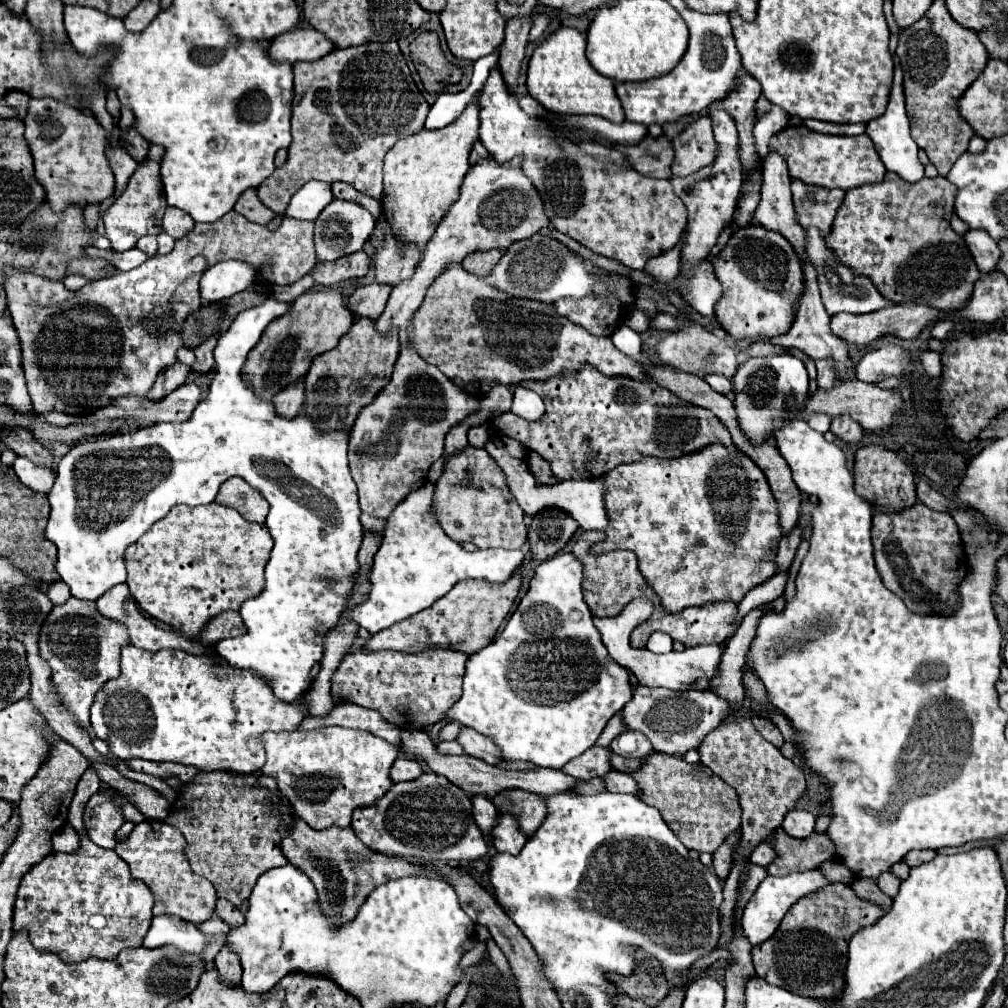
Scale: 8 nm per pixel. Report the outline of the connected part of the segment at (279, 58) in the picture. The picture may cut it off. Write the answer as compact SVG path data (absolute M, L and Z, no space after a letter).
M297 26L271 40L267 54L273 62L295 64L303 60L305 62L319 60L331 50L333 50L333 44L327 38L321 38L321 32L317 32L311 26Z

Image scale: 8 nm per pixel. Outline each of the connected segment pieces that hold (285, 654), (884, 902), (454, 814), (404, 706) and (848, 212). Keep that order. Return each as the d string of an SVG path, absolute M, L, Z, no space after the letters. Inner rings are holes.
M267 298L261 306L237 314L229 330L215 346L215 378L209 386L209 396L201 400L189 420L173 424L161 422L127 434L79 442L61 458L57 480L53 470L47 466L37 466L35 462L29 462L29 458L21 456L17 456L13 462L13 470L19 480L35 492L47 494L53 488L47 494L51 516L45 536L59 550L55 562L57 574L71 588L71 594L83 600L95 600L111 586L125 582L125 548L137 542L139 536L143 536L157 520L167 516L173 506L199 506L213 502L221 482L231 476L239 476L249 486L259 490L269 502L265 526L275 540L271 560L265 568L265 586L257 596L247 598L239 608L247 634L221 640L215 648L229 666L251 670L257 676L263 676L271 684L271 690L277 698L283 702L295 702L309 690L309 674L313 664L321 660L325 632L335 626L335 618L339 618L341 610L345 610L345 598L353 588L357 570L355 558L361 546L363 528L359 522L361 510L357 504L357 488L347 466L349 434L345 430L321 432L313 426L313 418L309 418L305 412L293 418L277 416L273 400L257 398L253 386L249 386L249 380L241 372L247 362L247 354L259 342L267 324L285 314L289 310L287 306L289 304ZM325 578L333 578L337 582L327 584Z
M857 878L851 886L853 886L853 890L857 892L859 898L879 904L883 910L889 910L889 908L891 908L891 898L889 898L885 892L881 892L881 888L877 886L877 880Z
M425 772L417 780L393 784L389 788L389 792L383 798L379 798L373 806L357 808L353 812L351 828L361 838L361 842L365 846L369 846L385 856L399 856L405 860L417 858L417 860L425 860L425 862L431 862L431 860L473 862L473 860L479 860L487 854L487 842L473 820L471 808L473 808L471 798L461 788L453 786L447 778L441 778L439 774Z
M429 648L415 654L397 650L353 650L341 660L341 666L333 674L331 694L335 704L349 698L349 702L381 712L385 720L397 724L401 730L421 730L427 722L443 720L445 712L461 698L467 658L465 652L447 648Z
M887 172L885 178L877 184L865 184L847 190L845 200L833 222L833 230L829 234L827 244L831 250L837 252L841 262L845 262L857 274L869 276L877 286L877 290L895 304L915 302L945 312L957 310L965 304L965 298L971 296L973 284L981 278L981 272L977 270L963 238L951 232L947 224L949 222L947 210L953 206L953 196L955 186L943 176L935 178L925 176L919 182L909 184L897 174Z

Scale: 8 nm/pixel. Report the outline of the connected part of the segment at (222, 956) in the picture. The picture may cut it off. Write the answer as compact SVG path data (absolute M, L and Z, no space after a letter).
M221 950L215 958L215 970L221 978L221 982L239 988L241 986L241 966L237 962L237 956L231 954L229 950Z

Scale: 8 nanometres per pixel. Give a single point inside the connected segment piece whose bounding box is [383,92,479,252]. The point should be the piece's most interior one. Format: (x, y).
(423, 173)

